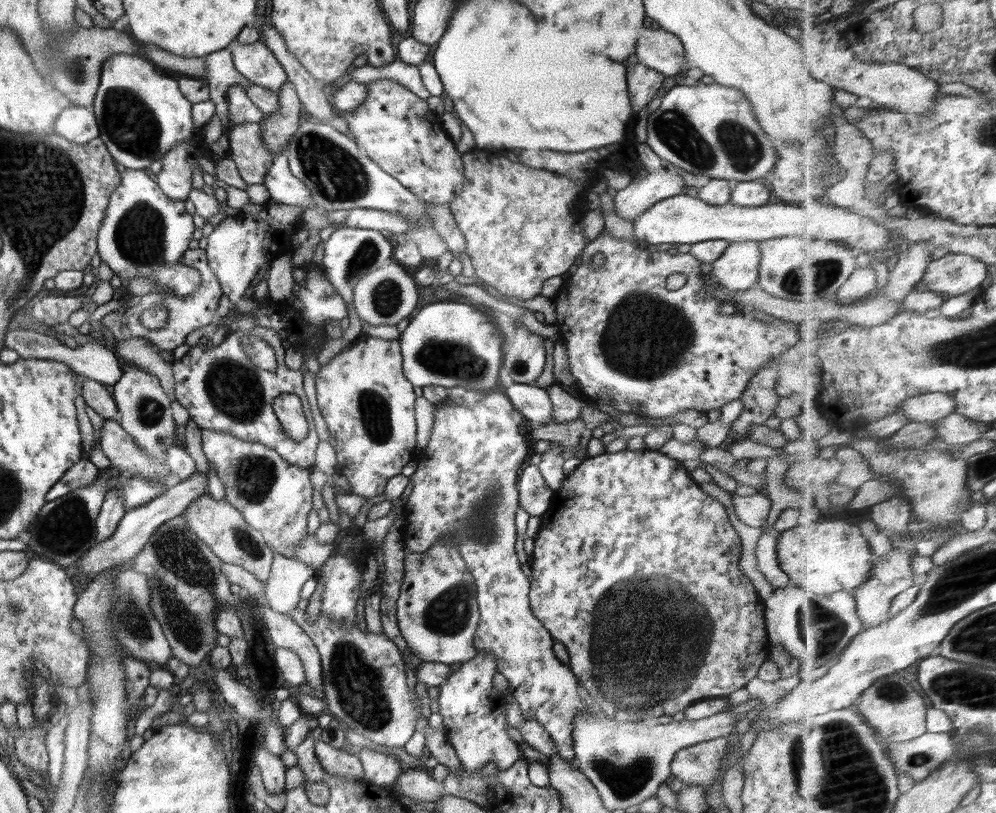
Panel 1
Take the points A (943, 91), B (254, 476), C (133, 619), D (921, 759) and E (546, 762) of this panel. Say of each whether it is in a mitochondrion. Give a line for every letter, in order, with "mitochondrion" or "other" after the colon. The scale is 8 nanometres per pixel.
A: other
B: mitochondrion
C: mitochondrion
D: mitochondrion
E: other

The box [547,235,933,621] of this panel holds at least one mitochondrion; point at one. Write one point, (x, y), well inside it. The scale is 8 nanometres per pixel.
(625, 356)

